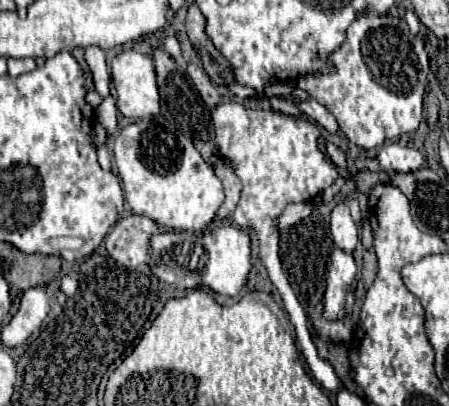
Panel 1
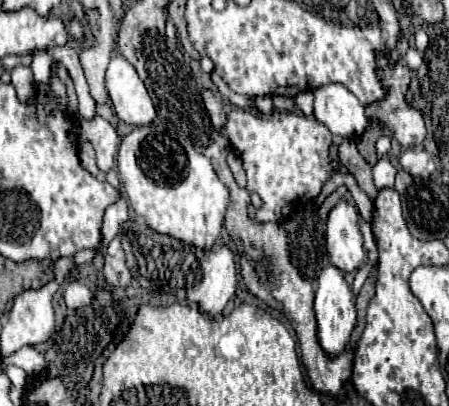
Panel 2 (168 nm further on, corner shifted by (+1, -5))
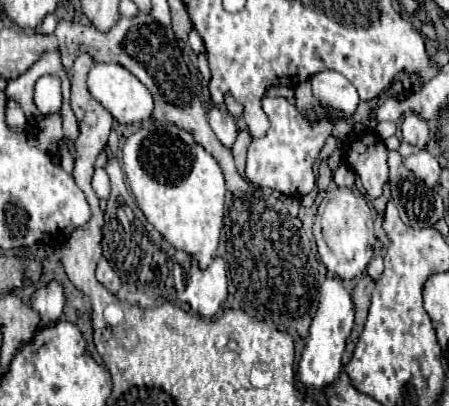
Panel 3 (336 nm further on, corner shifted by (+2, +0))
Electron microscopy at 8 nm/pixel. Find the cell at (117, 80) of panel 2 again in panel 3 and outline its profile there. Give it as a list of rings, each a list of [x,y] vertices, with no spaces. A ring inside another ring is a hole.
[[[115,62],[95,64],[89,72],[87,86],[89,92],[95,96],[95,100],[99,100],[119,124],[139,124],[151,118],[151,92],[121,64]]]

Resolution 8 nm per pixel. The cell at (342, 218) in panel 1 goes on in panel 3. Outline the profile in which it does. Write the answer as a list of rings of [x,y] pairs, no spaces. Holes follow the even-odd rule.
[[[348,188],[343,194],[339,194],[327,202],[323,218],[321,218],[321,228],[317,228],[317,248],[319,248],[319,258],[325,262],[325,266],[331,274],[339,276],[341,280],[351,280],[365,272],[367,262],[373,257],[377,240],[373,223],[374,216],[367,201],[355,189]]]

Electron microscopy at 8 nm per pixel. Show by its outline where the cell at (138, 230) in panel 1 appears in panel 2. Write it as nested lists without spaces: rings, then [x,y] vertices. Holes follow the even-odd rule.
[[[112,239],[108,249],[106,249],[106,255],[104,255],[104,279],[108,285],[112,287],[126,287],[132,279],[130,275],[130,269],[126,267],[126,261],[124,261],[124,251],[120,247],[120,239]]]

